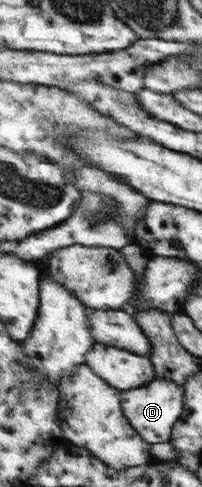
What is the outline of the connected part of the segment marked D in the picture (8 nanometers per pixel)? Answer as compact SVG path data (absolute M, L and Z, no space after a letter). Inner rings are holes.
M157 378L146 387L122 391L121 402L127 420L141 433L141 438L147 443L167 443L185 414L185 395L185 387L170 379Z

